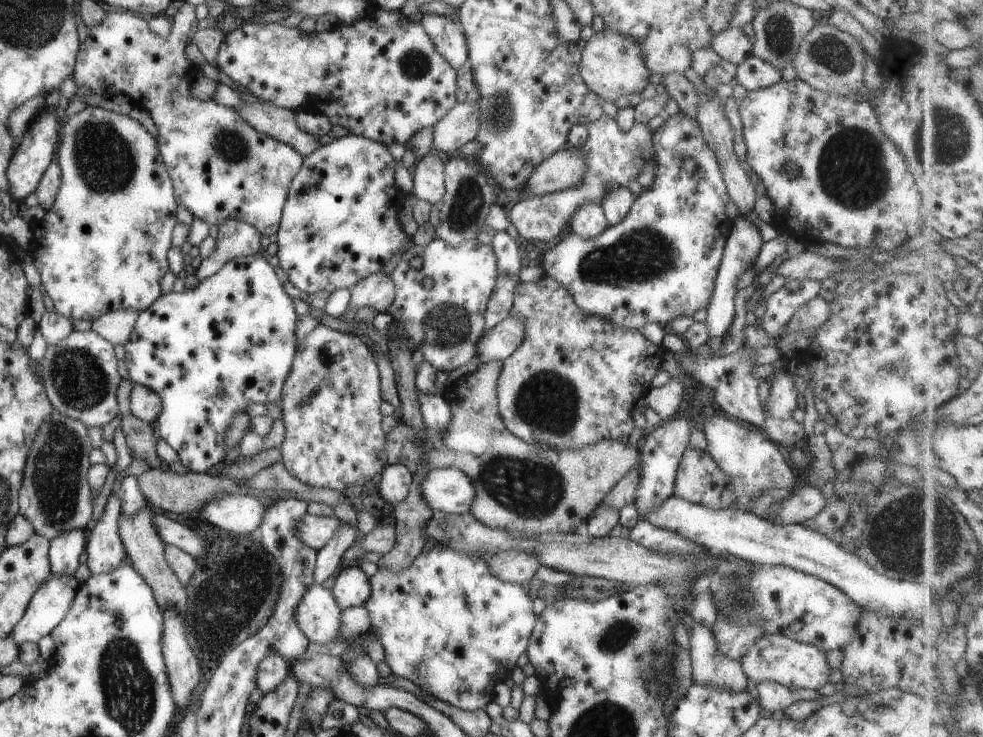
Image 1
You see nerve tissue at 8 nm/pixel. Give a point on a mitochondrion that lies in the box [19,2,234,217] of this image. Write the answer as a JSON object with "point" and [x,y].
{"point":[105,162]}

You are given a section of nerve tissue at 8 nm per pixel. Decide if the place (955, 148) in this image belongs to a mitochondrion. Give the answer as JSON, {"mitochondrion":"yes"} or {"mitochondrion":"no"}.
{"mitochondrion":"yes"}

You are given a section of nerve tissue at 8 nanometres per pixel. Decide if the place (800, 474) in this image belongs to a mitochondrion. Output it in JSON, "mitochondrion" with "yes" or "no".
{"mitochondrion":"no"}

